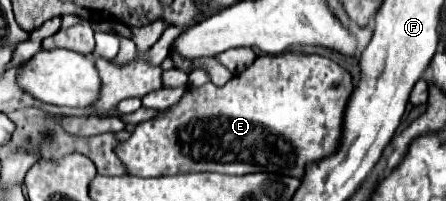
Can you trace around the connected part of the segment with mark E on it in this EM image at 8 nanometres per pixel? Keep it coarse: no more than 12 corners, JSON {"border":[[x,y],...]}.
{"border":[[261,54],[189,88],[117,156],[135,176],[303,178],[353,76]]}

